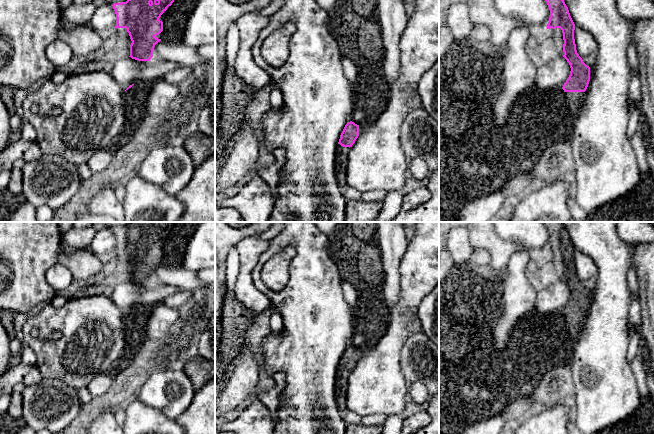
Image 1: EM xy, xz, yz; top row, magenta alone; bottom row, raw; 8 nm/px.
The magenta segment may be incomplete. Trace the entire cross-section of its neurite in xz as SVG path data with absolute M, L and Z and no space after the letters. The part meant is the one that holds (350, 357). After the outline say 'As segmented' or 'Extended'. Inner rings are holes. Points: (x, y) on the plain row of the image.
M350 345L345 349L340 359L336 375L336 401L341 410L345 408L348 377L358 360L363 357L364 354L364 351Z. Extended

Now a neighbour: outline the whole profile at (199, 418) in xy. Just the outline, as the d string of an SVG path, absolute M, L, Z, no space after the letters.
M215 378L196 391L190 406L176 419L184 434L215 434Z

